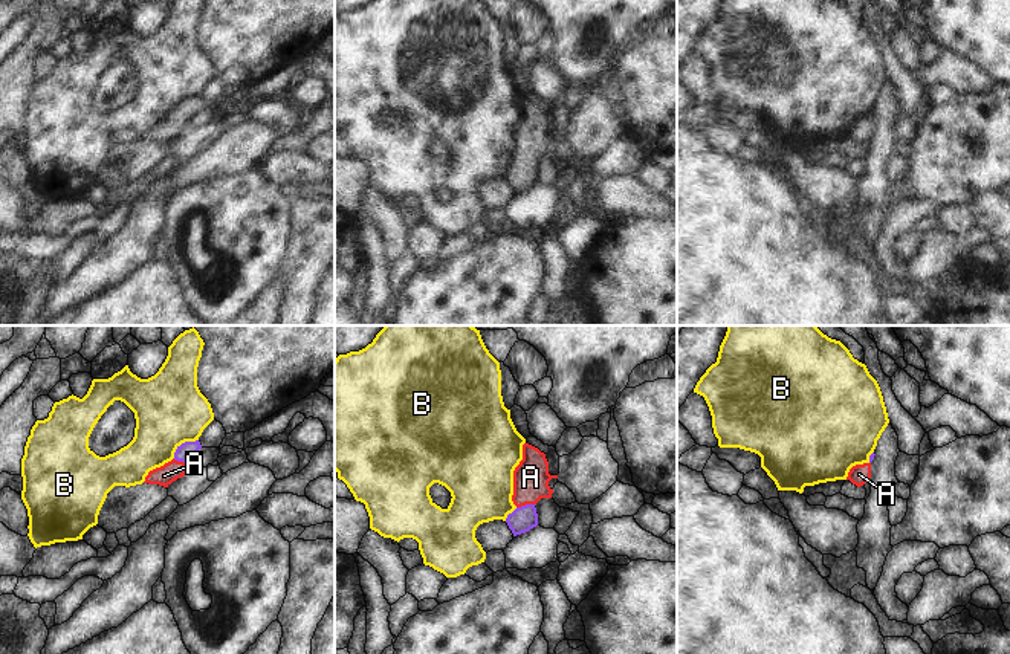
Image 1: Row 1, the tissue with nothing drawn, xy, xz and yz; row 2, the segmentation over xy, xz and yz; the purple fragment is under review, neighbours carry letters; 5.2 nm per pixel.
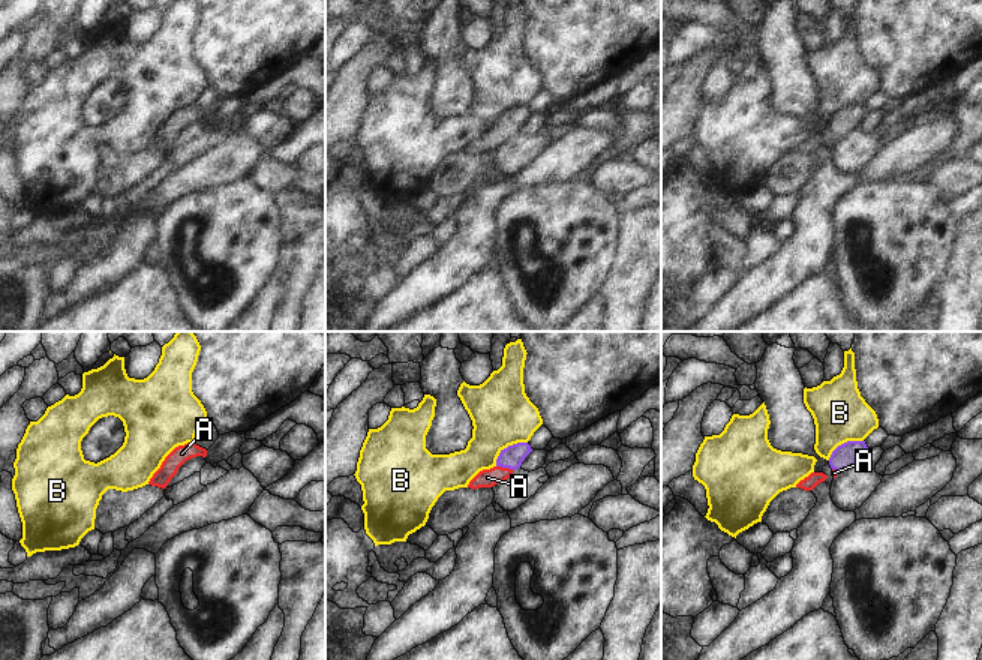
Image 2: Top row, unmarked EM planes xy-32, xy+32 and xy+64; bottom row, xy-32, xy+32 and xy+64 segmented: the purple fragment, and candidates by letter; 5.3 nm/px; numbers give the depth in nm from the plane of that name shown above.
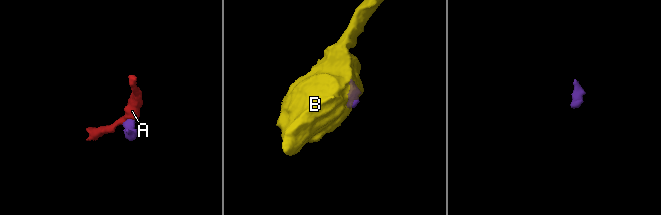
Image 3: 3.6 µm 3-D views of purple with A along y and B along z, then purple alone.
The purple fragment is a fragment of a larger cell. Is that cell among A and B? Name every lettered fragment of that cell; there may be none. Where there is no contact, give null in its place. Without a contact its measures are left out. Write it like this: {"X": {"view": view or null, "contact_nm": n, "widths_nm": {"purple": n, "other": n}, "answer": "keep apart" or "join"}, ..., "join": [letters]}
{"A": {"view": "xz", "contact_nm": 100, "widths_nm": {"purple": 140, "other": 190}, "answer": "join"}, "B": {"view": "xy", "contact_nm": 170, "widths_nm": {"purple": 90, "other": 380}, "answer": "keep apart"}, "join": ["A"]}

